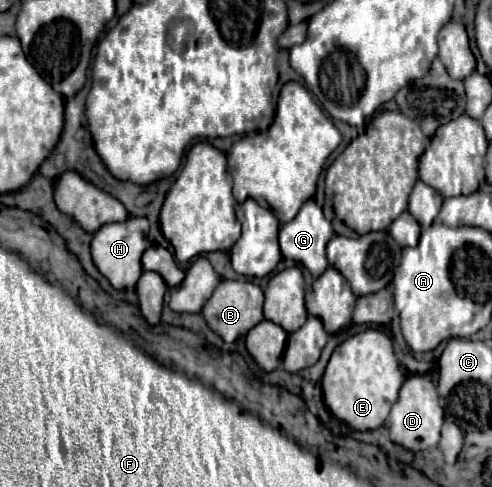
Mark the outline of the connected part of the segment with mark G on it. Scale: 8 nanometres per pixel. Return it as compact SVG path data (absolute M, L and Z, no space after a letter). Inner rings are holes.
M313 199L303 203L297 217L293 221L281 225L281 229L279 229L279 245L281 245L283 257L301 263L313 275L313 279L317 279L329 267L327 257L325 257L325 245L331 237L333 237L331 223L323 217L323 209Z

